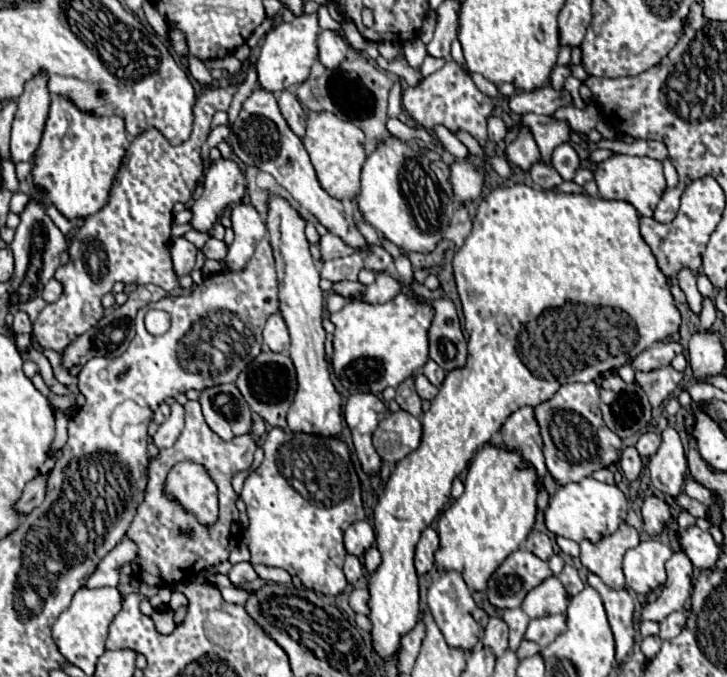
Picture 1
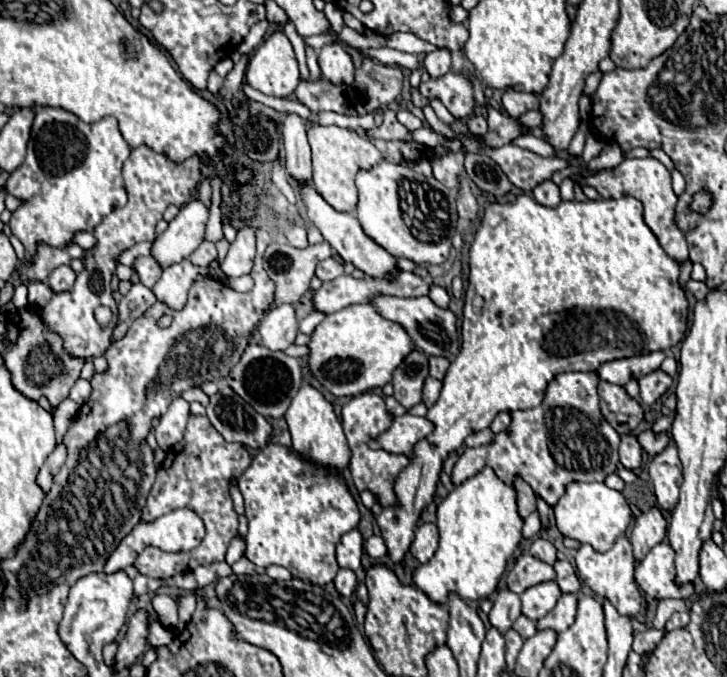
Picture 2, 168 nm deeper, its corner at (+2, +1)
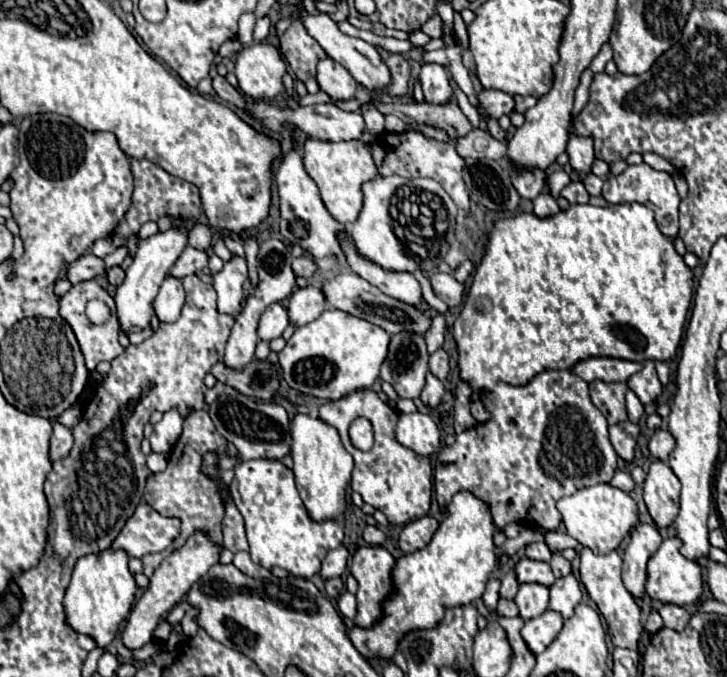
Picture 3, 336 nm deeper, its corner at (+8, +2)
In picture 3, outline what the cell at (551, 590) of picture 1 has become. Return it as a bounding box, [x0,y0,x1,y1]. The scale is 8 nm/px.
[514,583,548,619]

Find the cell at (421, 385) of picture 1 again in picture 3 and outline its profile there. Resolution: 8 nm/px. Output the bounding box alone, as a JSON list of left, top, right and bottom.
[420,373,446,409]

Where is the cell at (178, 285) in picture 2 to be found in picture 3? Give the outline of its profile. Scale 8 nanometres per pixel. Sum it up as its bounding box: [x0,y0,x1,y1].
[154,277,184,323]

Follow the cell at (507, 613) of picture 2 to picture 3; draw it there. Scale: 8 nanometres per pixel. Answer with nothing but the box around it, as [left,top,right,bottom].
[500,569,518,599]

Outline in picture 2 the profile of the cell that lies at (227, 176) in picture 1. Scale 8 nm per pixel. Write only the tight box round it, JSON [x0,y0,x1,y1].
[152,200,208,268]

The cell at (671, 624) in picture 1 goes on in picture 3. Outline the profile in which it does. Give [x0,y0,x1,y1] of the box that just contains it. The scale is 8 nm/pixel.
[658,605,690,631]

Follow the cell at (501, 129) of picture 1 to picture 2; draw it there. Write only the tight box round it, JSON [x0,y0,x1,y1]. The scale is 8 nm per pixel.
[468,116,488,136]

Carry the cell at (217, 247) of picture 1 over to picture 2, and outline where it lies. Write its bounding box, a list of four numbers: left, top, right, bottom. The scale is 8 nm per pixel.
[190,240,216,266]

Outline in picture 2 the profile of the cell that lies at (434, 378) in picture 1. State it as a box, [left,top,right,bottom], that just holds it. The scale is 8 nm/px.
[430,356,450,380]

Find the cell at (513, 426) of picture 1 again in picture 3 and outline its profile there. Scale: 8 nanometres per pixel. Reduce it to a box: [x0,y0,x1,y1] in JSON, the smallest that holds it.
[470,401,490,423]

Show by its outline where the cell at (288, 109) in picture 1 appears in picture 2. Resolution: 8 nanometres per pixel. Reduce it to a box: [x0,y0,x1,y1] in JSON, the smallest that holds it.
[282,114,312,182]

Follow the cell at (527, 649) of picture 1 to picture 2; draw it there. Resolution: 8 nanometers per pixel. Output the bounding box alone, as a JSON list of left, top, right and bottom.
[512,616,536,640]

